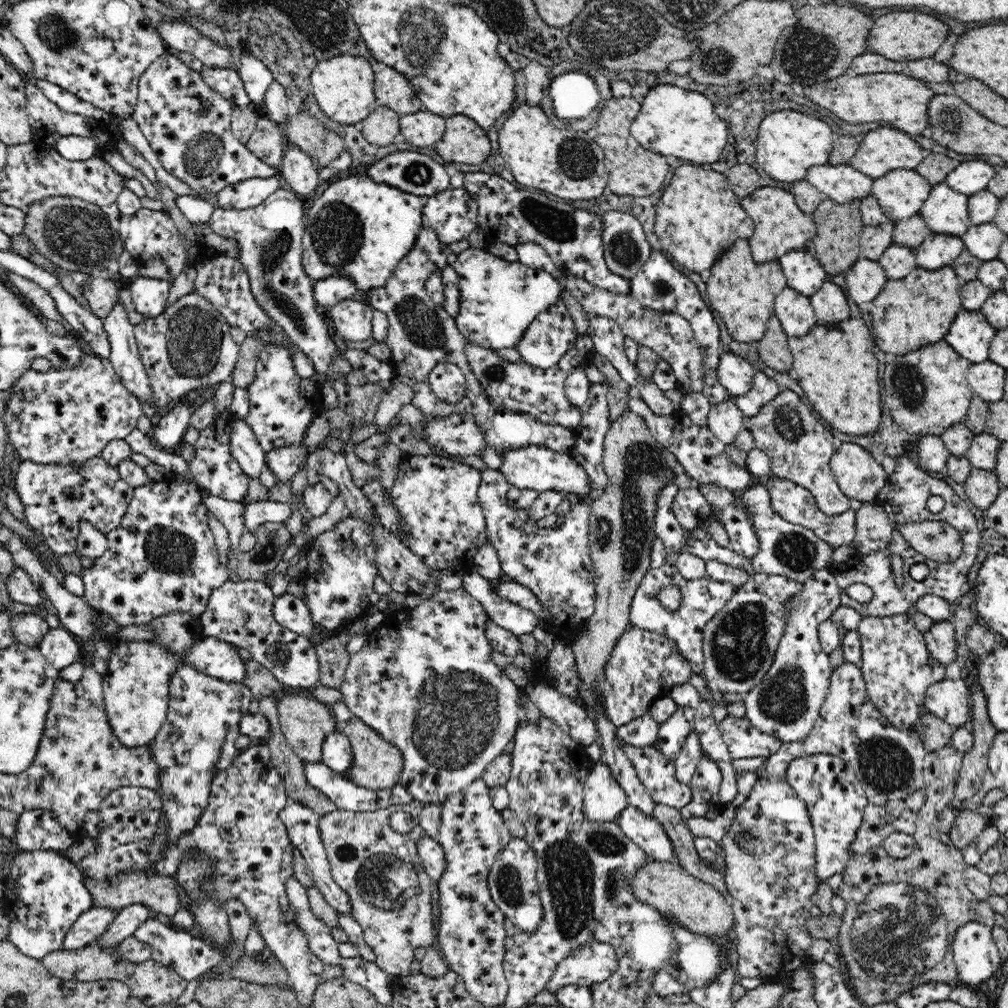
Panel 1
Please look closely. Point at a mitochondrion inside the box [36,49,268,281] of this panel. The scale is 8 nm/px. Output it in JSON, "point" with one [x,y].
{"point":[78,235]}

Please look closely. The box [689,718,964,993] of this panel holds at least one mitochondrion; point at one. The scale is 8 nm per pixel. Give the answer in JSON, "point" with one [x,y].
{"point":[899,933]}

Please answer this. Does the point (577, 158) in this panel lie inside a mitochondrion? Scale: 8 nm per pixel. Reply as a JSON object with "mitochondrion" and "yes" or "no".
{"mitochondrion":"yes"}

